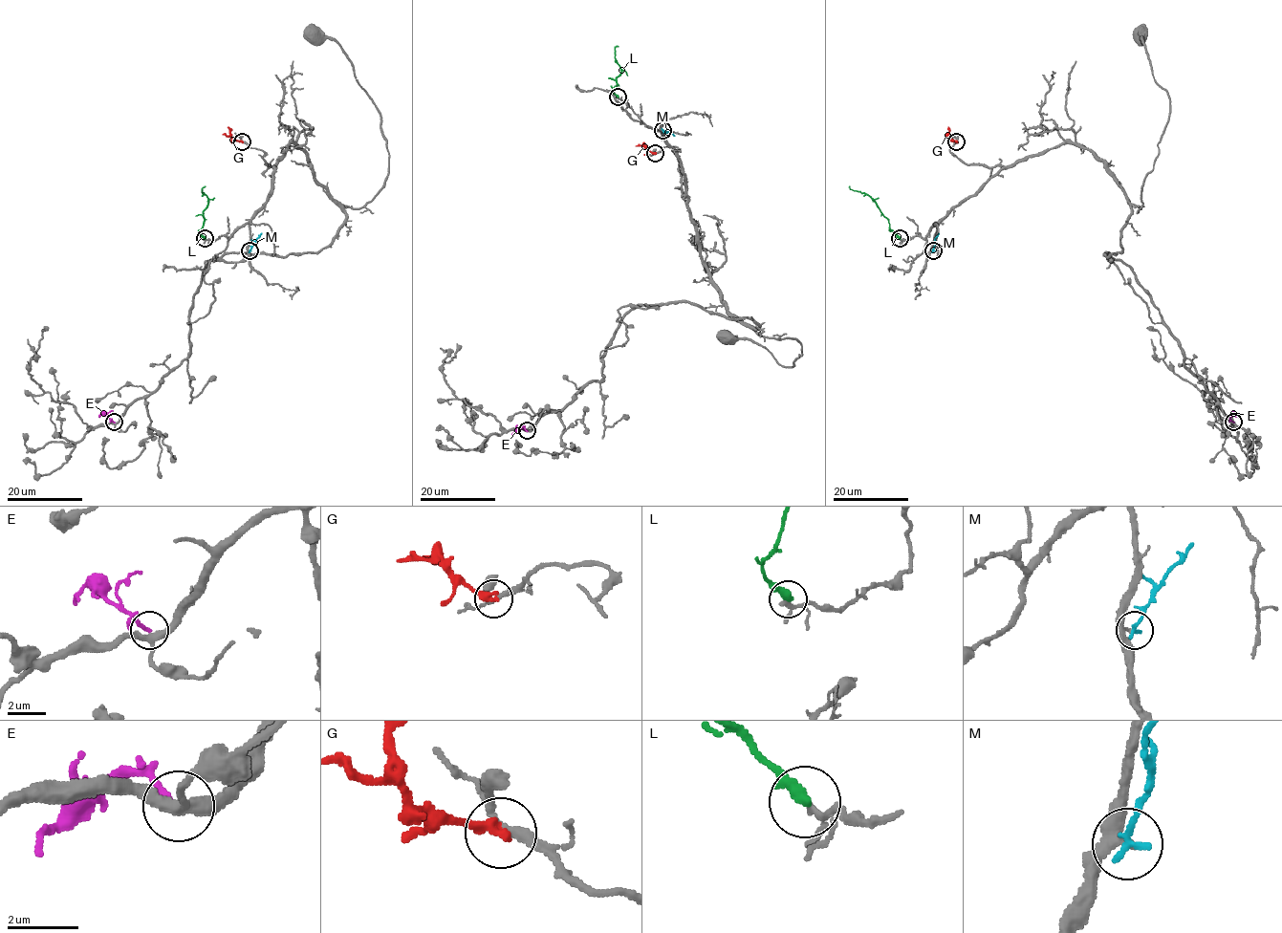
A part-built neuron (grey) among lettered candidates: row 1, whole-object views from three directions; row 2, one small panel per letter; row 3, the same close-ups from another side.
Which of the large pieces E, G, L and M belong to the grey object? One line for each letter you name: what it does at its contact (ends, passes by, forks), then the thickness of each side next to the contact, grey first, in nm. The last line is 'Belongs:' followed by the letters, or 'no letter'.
Belongs: no letter

